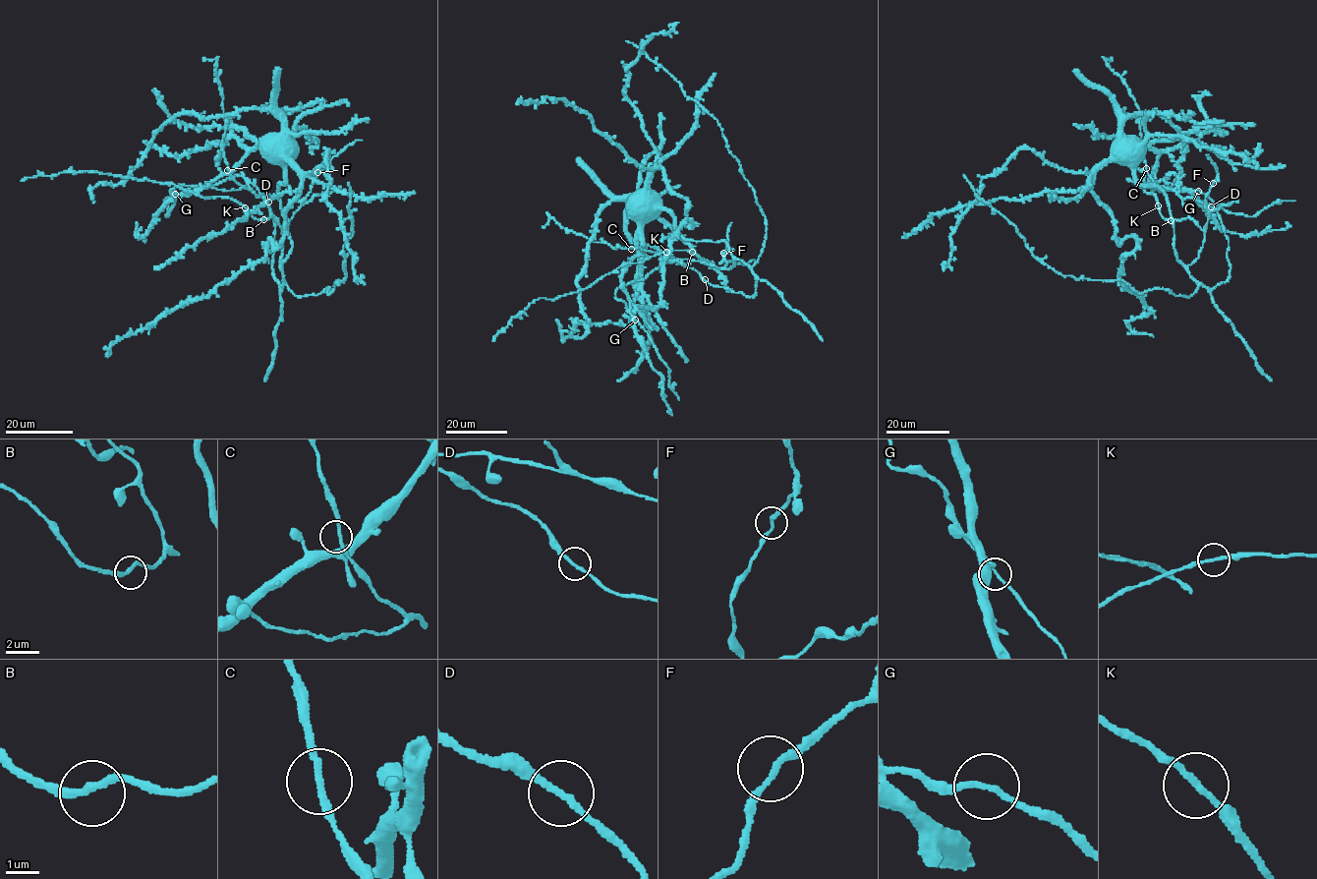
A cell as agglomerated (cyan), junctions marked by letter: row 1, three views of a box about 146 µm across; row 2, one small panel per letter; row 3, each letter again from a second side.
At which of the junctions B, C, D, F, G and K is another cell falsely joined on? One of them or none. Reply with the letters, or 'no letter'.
no letter

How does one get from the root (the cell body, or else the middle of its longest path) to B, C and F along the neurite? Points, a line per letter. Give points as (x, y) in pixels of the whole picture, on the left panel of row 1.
B: (282, 150), (286, 183), (278, 183), (278, 198), (292, 248), (281, 265), (282, 229), (273, 216), (263, 219)
C: (282, 150), (286, 183), (278, 183), (278, 198), (292, 248), (281, 265), (282, 229), (265, 200), (227, 170)
F: (282, 150), (286, 183), (278, 183), (278, 198), (292, 248), (279, 265), (282, 227), (310, 192), (317, 172)

